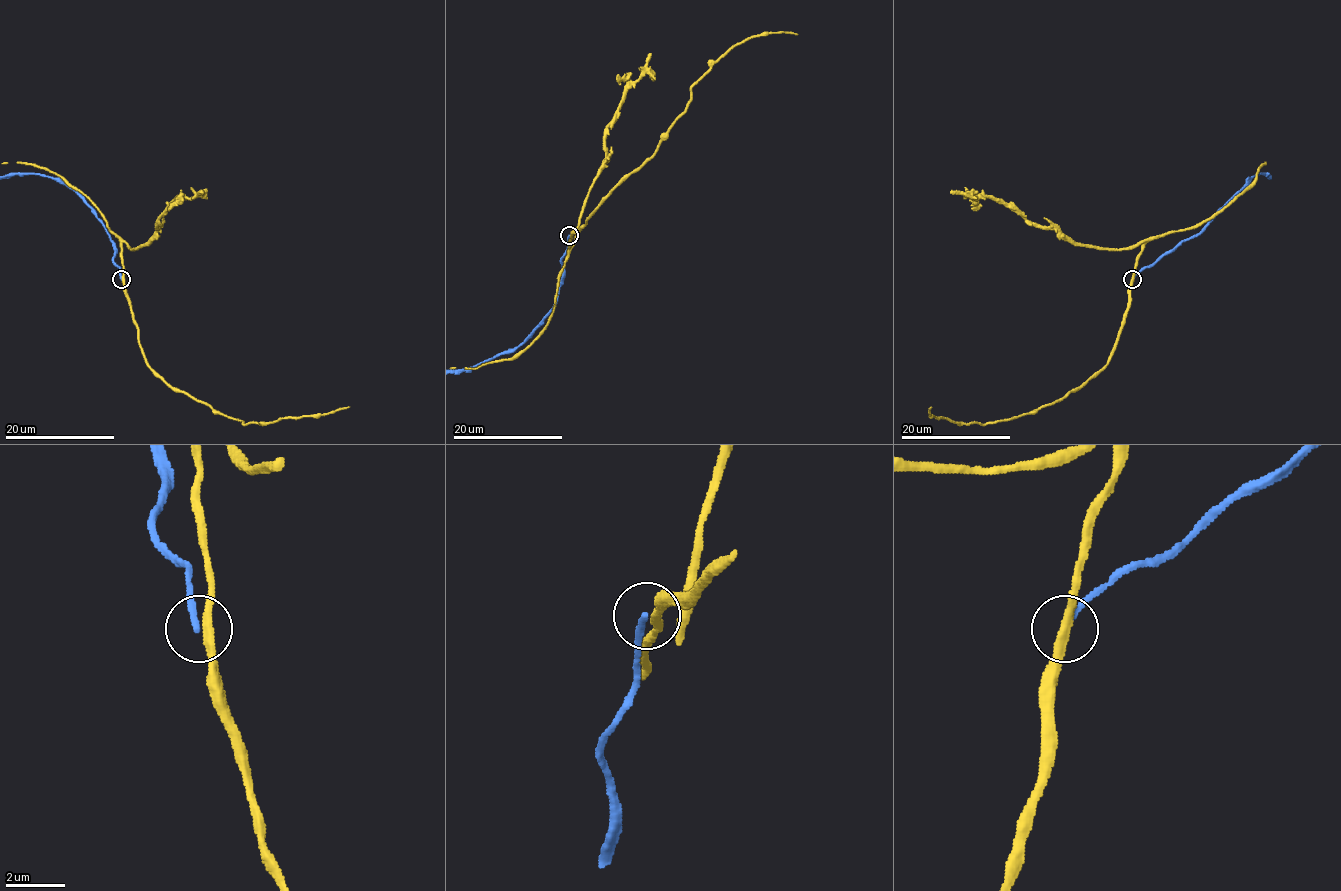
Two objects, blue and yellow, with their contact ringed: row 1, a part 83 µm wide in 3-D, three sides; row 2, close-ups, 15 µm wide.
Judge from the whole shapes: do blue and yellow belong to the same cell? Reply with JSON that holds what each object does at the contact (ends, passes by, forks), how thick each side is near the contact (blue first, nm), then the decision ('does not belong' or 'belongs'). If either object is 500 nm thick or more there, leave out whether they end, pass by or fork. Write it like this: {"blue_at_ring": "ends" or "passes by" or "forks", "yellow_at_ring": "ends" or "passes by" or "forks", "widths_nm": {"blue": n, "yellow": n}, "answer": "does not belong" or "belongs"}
{"blue_at_ring": "ends", "yellow_at_ring": "passes by", "widths_nm": {"blue": 240, "yellow": 280}, "answer": "does not belong"}

